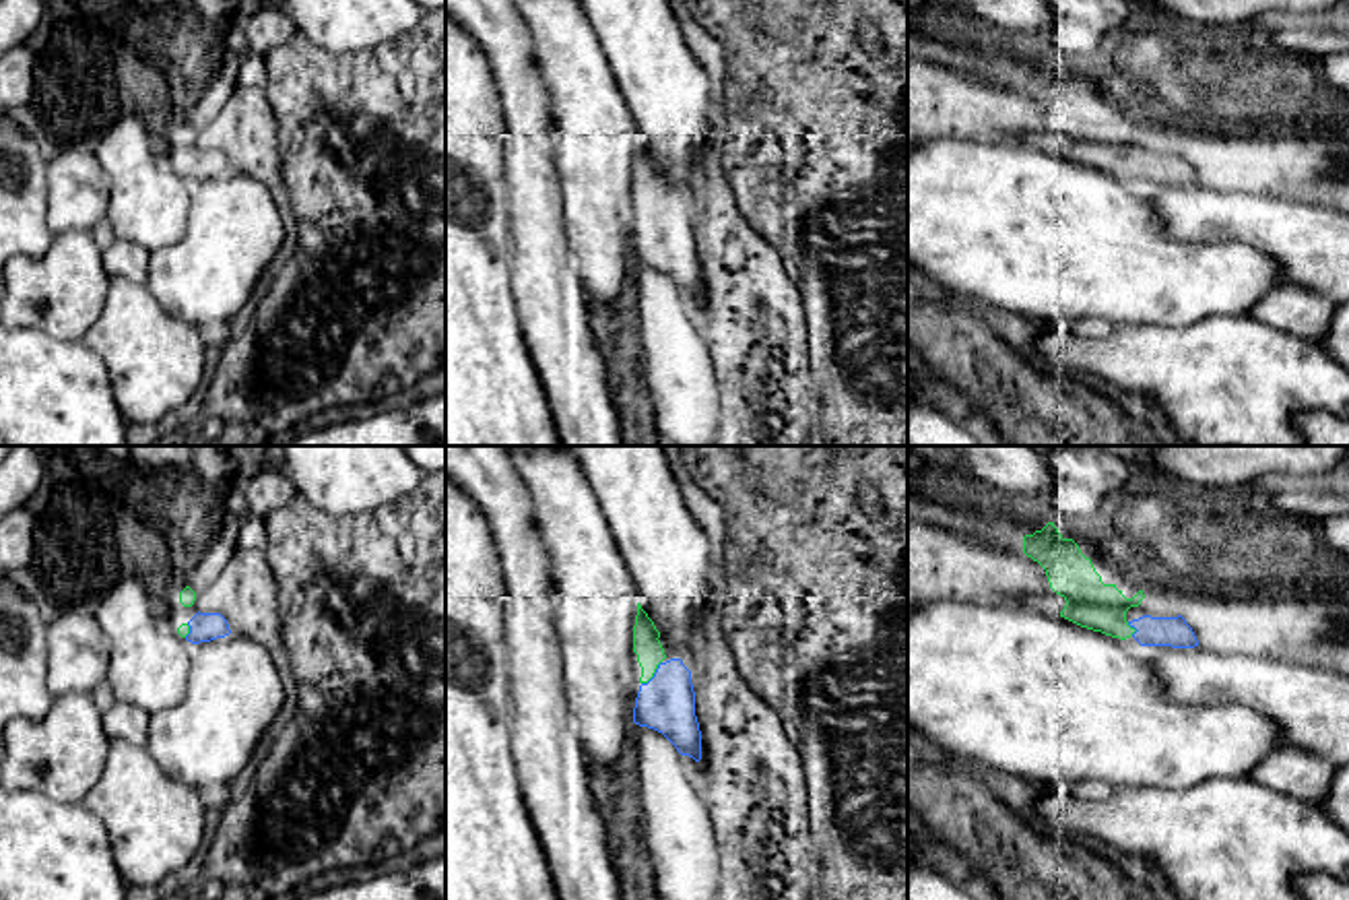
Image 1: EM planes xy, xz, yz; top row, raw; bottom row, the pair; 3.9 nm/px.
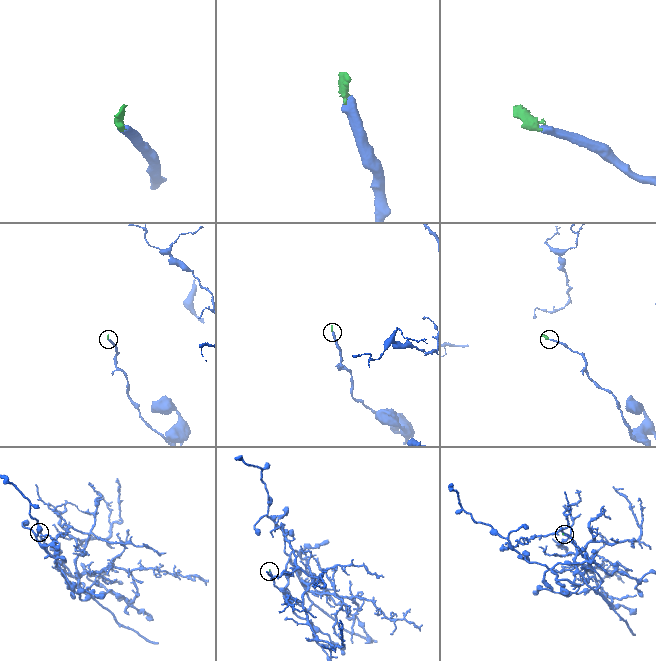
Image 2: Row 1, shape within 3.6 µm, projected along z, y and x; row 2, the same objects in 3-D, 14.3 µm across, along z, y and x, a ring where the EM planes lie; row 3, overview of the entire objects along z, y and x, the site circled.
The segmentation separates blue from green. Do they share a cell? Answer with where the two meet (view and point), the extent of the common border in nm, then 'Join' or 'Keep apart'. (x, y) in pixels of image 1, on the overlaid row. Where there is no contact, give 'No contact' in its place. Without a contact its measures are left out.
Touches blue at xz (654, 673). Shared border 120 nm. Join

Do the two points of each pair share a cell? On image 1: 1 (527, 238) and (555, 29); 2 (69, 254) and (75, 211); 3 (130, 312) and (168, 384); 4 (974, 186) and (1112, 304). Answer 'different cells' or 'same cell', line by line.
1: different cells
2: different cells
3: same cell
4: same cell

